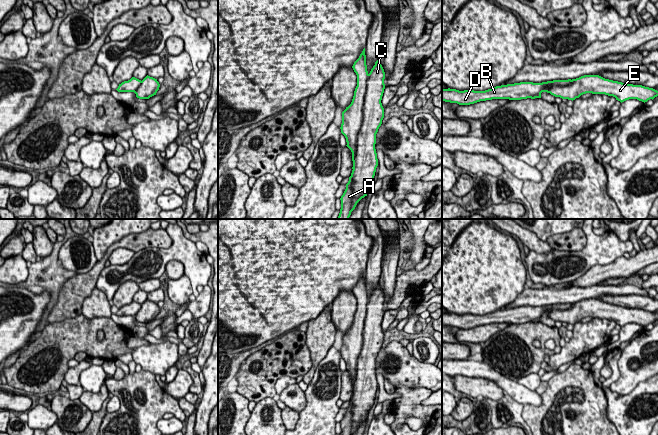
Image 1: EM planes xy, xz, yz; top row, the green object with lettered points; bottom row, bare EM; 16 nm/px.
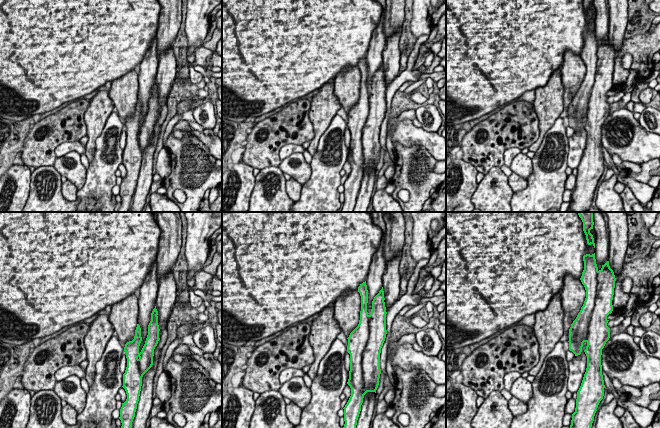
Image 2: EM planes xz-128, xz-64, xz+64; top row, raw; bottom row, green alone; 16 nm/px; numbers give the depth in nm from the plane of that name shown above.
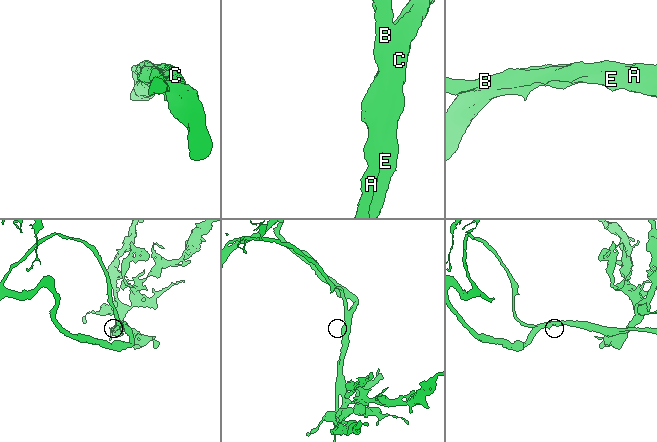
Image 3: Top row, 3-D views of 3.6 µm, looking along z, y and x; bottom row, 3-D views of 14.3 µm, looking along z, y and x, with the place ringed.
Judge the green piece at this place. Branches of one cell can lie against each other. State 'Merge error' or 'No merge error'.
No merge error

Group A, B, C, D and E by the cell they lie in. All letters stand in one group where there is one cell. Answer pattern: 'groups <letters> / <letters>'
groups A B C D E

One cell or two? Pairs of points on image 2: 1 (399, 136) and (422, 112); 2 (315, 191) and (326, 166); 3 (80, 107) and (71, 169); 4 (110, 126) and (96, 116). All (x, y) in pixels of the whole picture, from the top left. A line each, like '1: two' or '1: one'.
1: two
2: one
3: two
4: two

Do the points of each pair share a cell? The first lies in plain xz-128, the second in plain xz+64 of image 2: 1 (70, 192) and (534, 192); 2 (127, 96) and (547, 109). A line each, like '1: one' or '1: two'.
1: two
2: two

